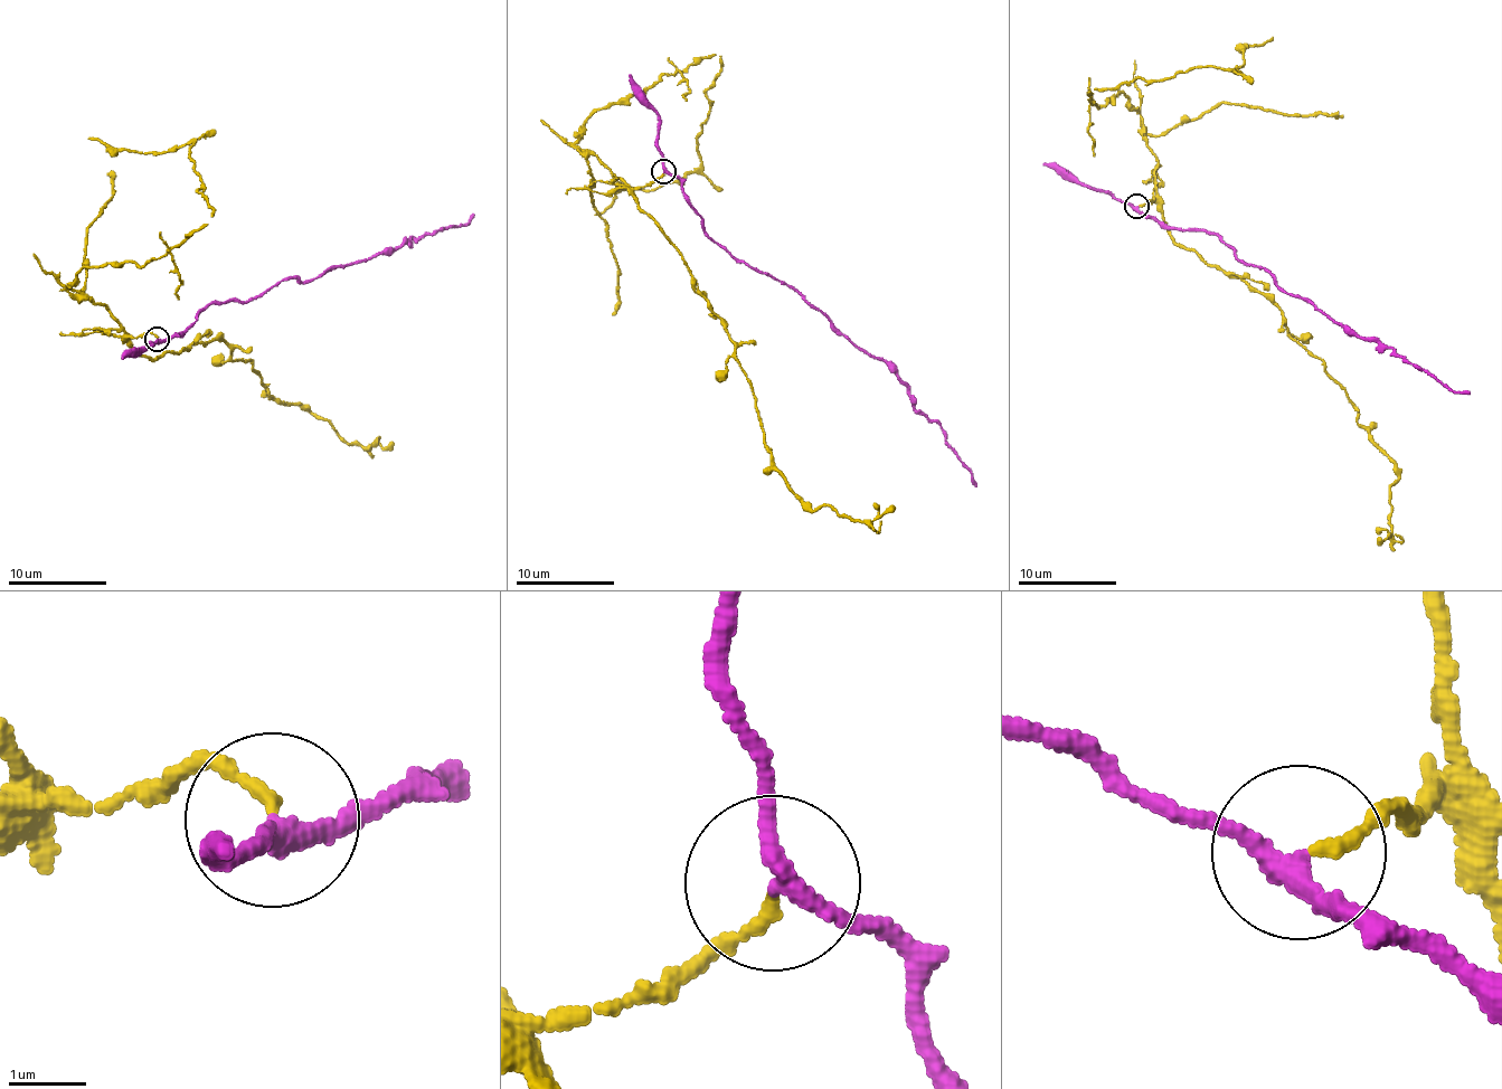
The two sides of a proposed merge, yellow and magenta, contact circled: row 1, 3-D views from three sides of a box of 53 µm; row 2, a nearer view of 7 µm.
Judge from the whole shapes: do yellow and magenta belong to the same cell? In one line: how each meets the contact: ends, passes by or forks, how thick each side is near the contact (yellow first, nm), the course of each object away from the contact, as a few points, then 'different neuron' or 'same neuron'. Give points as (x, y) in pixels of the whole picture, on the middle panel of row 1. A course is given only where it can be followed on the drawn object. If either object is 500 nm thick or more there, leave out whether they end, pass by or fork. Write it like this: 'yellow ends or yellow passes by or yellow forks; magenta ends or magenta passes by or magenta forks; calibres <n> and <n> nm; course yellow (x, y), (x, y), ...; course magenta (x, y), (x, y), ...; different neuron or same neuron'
yellow ends; magenta passes by; calibres 160 and 240 nm; course yellow (663, 172), (631, 189), (577, 141), (594, 111), (716, 54), (699, 164), (654, 189), (622, 188), (595, 215); course magenta (663, 170), (680, 182), (702, 231), (739, 263), (792, 285), (888, 366), (976, 485); different neuron

